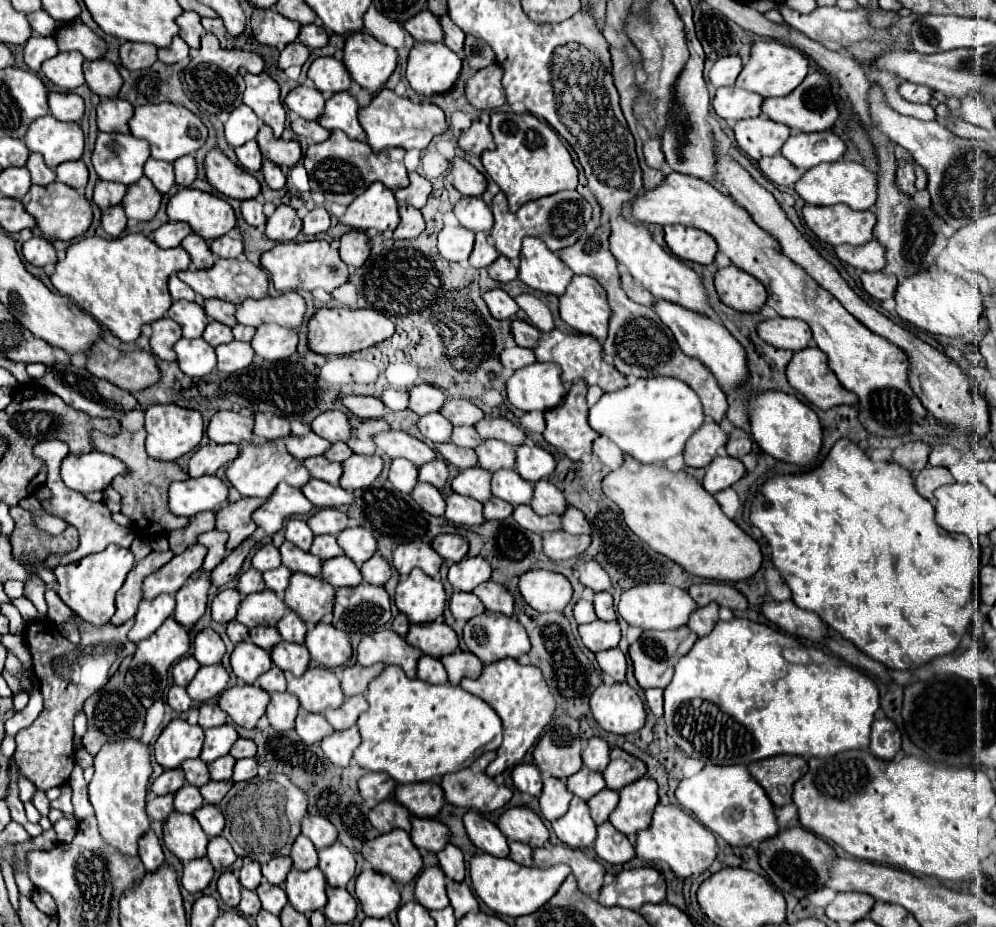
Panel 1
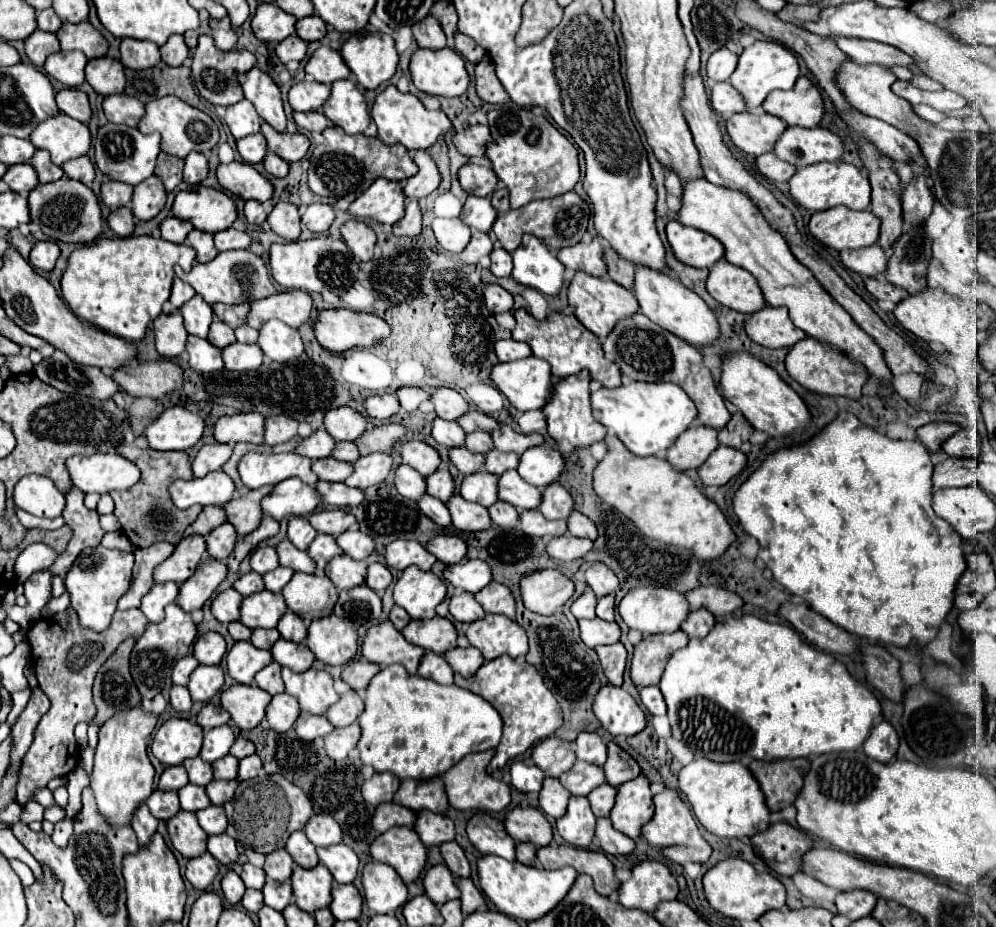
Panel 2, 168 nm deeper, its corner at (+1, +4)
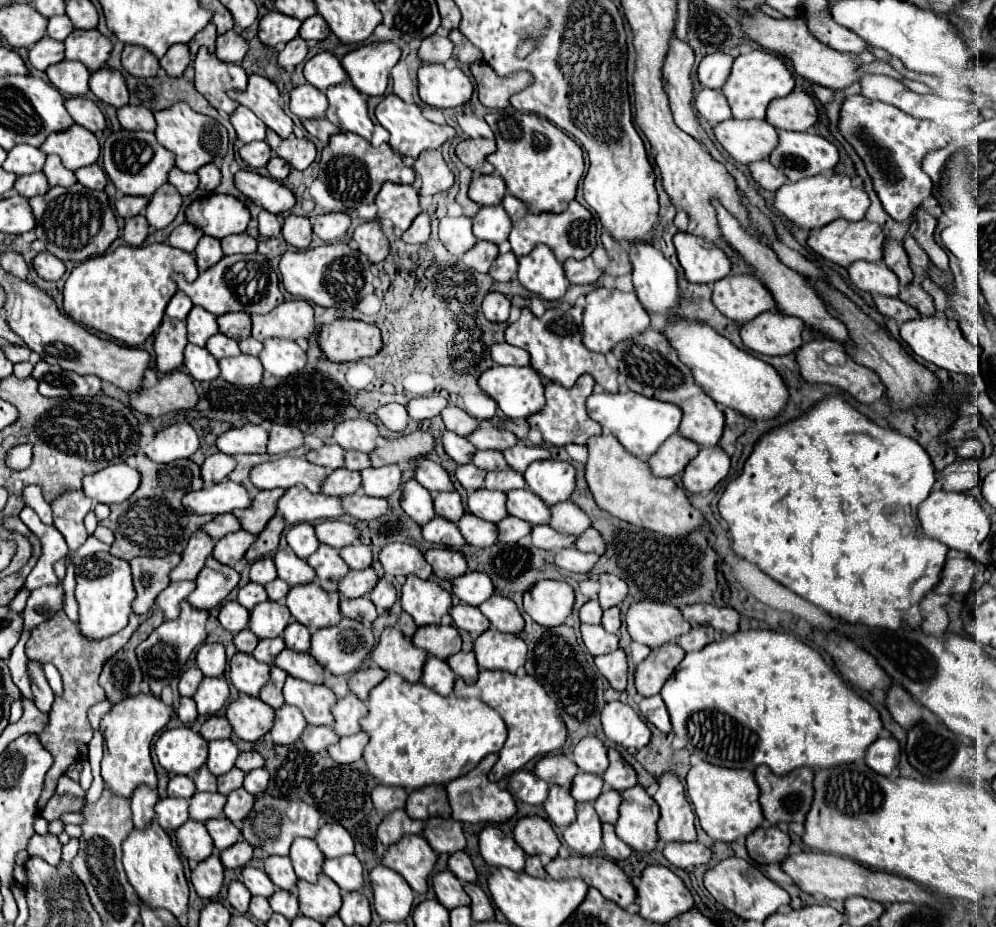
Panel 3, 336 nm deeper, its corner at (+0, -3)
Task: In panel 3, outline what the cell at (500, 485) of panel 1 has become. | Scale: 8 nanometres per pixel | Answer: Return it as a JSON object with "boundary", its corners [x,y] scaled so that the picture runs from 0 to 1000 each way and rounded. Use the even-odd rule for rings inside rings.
{"boundary":[[[514,528],[508,532],[510,540],[510,553],[516,558],[522,558],[534,566],[542,566],[542,564],[550,564],[552,560],[552,547],[546,545],[546,540],[542,540],[542,536],[538,536],[532,528]]]}

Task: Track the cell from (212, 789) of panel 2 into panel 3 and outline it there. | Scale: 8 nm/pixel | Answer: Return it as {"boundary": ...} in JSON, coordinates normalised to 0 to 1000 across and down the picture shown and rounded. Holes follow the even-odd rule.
{"boundary":[[[243,849],[241,851],[235,851],[227,860],[225,879],[239,890],[245,881],[249,881],[249,877],[253,875],[253,868],[255,868],[255,858],[247,855],[247,851],[243,851]]]}

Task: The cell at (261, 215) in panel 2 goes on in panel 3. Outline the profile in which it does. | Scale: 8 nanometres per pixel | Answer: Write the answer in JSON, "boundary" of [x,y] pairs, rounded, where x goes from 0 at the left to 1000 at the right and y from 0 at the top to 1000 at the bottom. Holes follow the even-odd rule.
{"boundary":[[[261,228],[261,232],[259,232],[259,249],[261,249],[261,254],[275,256],[275,254],[281,251],[281,247],[283,247],[283,241],[279,238],[279,232],[269,230],[269,228]]]}

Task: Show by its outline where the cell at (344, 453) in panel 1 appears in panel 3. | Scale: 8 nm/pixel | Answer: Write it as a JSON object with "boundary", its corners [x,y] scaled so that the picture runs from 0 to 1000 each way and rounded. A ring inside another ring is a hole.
{"boundary":[[[347,487],[345,504],[351,506],[351,508],[363,508],[363,506],[371,504],[371,495],[369,495],[369,491],[363,489],[363,487]]]}

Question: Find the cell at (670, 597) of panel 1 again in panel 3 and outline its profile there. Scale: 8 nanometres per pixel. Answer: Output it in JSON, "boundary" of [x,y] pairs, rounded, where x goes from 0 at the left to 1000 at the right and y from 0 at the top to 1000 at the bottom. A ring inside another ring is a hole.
{"boundary":[[[661,648],[635,650],[629,661],[629,674],[633,687],[639,694],[651,696],[653,700],[679,691],[683,685],[695,679],[687,670],[681,655],[675,655],[671,650],[661,650]]]}

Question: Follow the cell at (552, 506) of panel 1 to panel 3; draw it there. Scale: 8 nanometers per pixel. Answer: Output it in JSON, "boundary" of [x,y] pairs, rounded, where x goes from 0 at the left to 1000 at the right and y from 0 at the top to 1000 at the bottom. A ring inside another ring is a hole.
{"boundary":[[[566,540],[562,545],[552,547],[554,558],[552,558],[552,569],[562,573],[562,575],[572,575],[572,577],[582,577],[592,569],[592,560],[588,553],[576,545],[574,540]]]}

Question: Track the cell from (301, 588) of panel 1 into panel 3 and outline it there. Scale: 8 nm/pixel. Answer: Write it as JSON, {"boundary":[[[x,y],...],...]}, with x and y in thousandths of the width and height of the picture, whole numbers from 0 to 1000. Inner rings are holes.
{"boundary":[[[319,629],[291,633],[287,642],[287,655],[291,657],[293,666],[311,681],[333,676],[343,668],[339,657],[339,640],[329,640],[321,635]]]}

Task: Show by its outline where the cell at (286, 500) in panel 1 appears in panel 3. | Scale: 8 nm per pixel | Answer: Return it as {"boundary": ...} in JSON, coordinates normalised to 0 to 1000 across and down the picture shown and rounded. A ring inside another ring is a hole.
{"boundary":[[[305,523],[291,525],[277,545],[279,553],[285,558],[289,566],[297,564],[317,564],[325,560],[337,560],[345,556],[345,549],[341,547],[341,538],[329,536],[329,534],[315,534]]]}

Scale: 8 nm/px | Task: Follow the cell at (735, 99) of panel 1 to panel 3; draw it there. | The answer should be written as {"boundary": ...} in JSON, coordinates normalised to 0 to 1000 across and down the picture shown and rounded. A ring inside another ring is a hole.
{"boundary":[[[705,96],[697,105],[697,115],[713,135],[735,126],[735,118],[731,118],[731,109],[723,96]]]}

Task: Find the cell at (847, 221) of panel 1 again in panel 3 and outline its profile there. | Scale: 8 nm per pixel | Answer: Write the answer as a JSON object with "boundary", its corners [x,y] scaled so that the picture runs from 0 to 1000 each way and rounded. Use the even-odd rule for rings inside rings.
{"boundary":[[[839,236],[823,247],[813,249],[813,256],[811,256],[811,266],[815,266],[821,275],[825,275],[827,279],[831,279],[843,288],[851,288],[855,282],[861,282],[861,279],[884,282],[886,264],[888,264],[886,245],[882,241],[873,241],[869,236],[859,238],[859,241],[853,241],[849,236]]]}

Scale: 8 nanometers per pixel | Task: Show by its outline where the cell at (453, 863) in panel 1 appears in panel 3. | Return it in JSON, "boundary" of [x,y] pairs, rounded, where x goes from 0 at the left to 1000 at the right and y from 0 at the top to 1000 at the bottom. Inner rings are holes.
{"boundary":[[[462,918],[462,920],[454,920],[452,927],[450,927],[450,937],[462,948],[462,950],[470,950],[470,953],[476,953],[478,950],[478,940],[474,935],[474,929],[472,924]]]}

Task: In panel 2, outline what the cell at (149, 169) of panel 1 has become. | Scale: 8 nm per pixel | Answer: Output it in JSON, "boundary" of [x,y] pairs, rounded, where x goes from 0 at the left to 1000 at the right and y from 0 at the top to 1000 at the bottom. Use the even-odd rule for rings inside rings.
{"boundary":[[[162,164],[160,170],[158,170],[156,188],[164,194],[166,205],[168,207],[174,207],[178,203],[178,198],[184,194],[184,173]]]}

